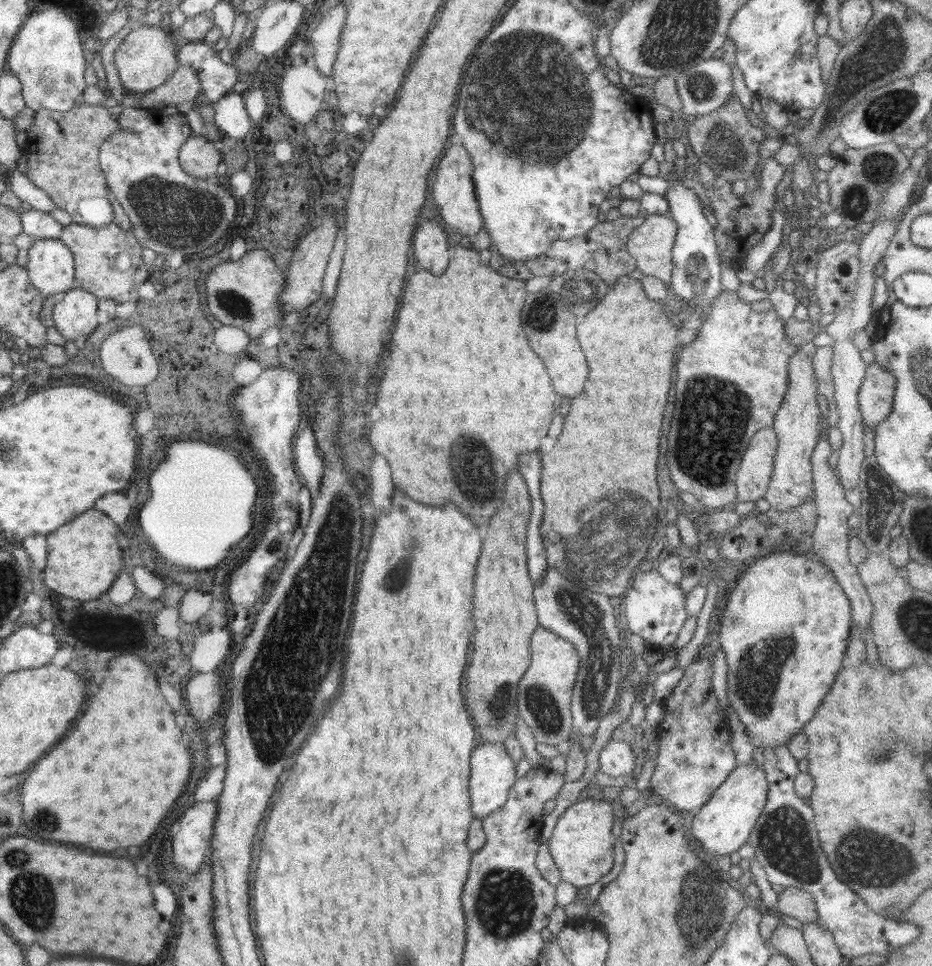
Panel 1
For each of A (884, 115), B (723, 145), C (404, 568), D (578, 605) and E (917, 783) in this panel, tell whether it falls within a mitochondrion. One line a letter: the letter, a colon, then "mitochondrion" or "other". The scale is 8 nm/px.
A: mitochondrion
B: mitochondrion
C: mitochondrion
D: mitochondrion
E: other

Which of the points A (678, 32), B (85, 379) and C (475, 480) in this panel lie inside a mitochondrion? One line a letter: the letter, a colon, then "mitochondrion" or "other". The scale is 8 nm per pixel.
A: mitochondrion
B: other
C: mitochondrion

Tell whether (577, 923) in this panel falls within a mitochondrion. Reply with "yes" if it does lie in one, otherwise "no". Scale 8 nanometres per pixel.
no

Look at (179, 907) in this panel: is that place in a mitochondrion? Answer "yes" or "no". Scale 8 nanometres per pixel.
no

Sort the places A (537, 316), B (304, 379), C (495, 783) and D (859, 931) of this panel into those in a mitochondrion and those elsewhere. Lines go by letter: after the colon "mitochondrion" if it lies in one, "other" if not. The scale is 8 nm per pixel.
A: mitochondrion
B: other
C: other
D: other

